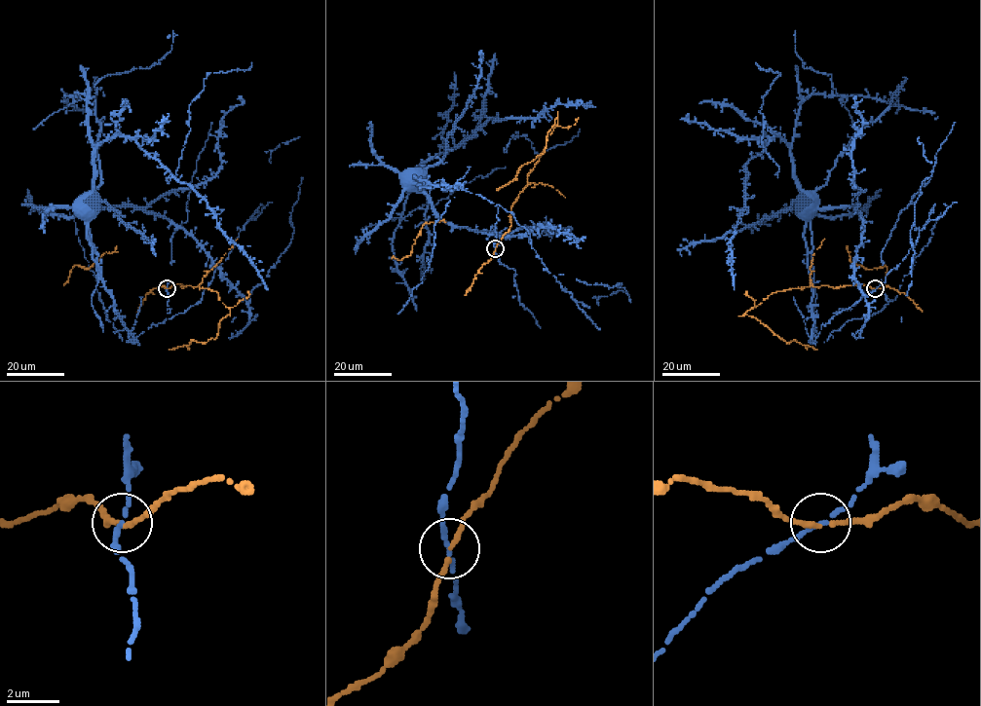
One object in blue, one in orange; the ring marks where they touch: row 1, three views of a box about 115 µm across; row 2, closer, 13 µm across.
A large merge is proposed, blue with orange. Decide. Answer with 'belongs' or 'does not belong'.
does not belong

